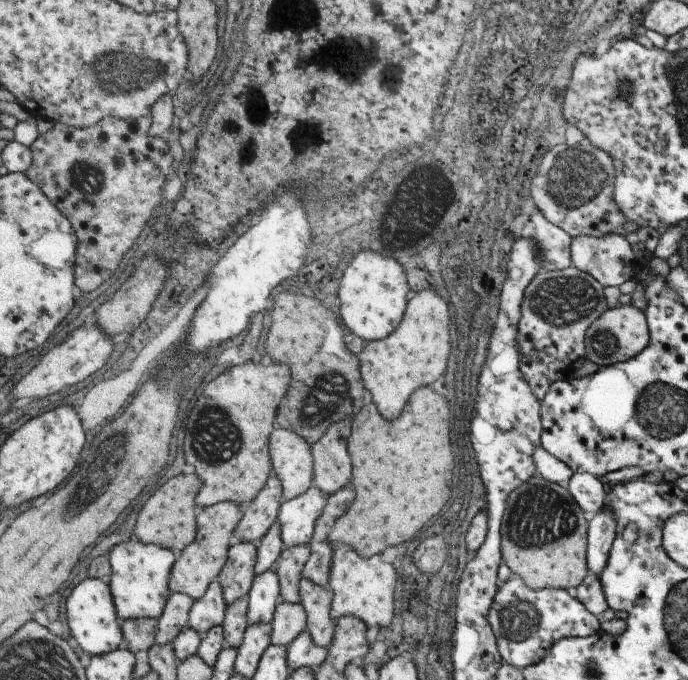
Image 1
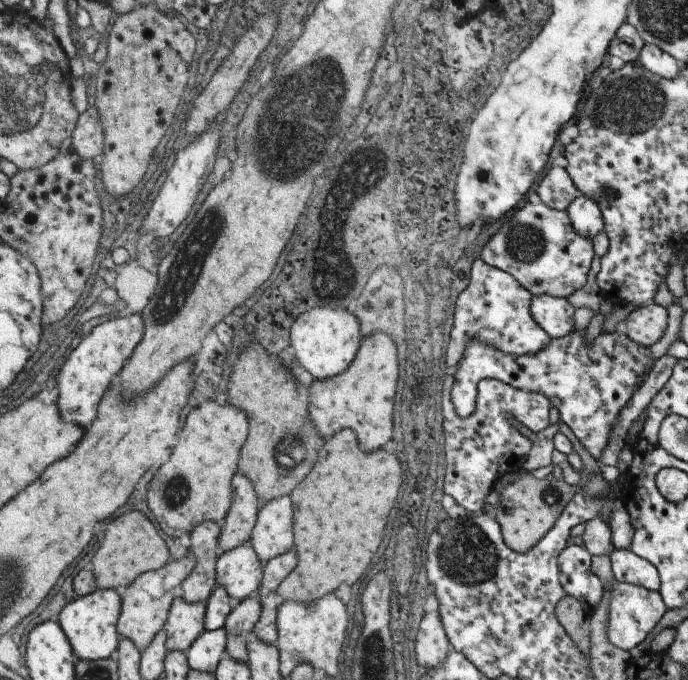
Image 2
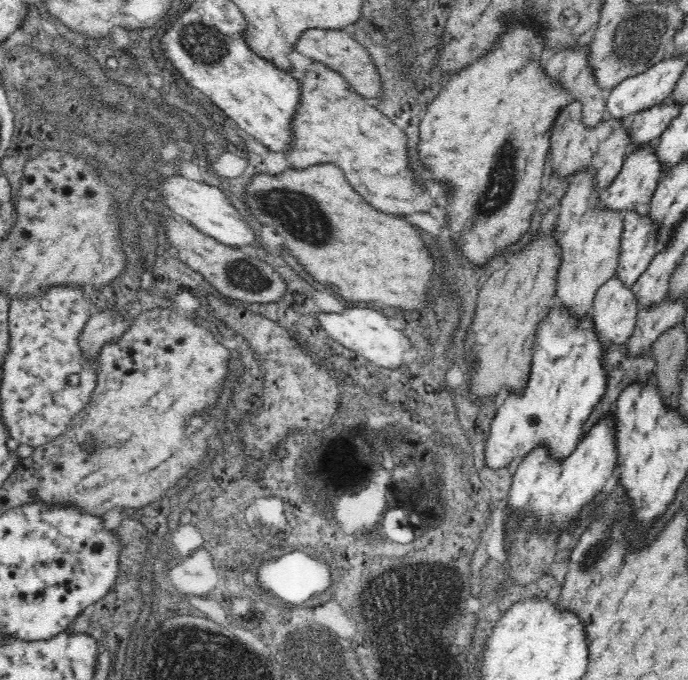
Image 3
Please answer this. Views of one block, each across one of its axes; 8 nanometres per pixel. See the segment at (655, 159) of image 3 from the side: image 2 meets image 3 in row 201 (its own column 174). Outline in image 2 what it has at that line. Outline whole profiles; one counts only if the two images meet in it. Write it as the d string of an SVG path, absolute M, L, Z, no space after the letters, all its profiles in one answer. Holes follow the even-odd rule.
M177 596L171 616L167 620L167 650L171 652L187 652L201 634L205 634L207 604L189 604L183 596Z

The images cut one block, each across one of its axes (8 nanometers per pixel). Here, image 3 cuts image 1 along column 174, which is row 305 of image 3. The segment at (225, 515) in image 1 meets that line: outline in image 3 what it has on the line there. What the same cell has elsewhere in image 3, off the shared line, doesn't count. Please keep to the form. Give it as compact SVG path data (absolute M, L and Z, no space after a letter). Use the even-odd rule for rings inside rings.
M590 162L582 166L570 178L570 188L566 190L558 214L558 230L562 234L564 260L562 270L558 274L558 292L556 298L572 306L574 310L588 312L594 306L596 294L618 268L622 258L622 240L626 230L626 218L620 208L608 206L602 200L598 186L598 164Z

